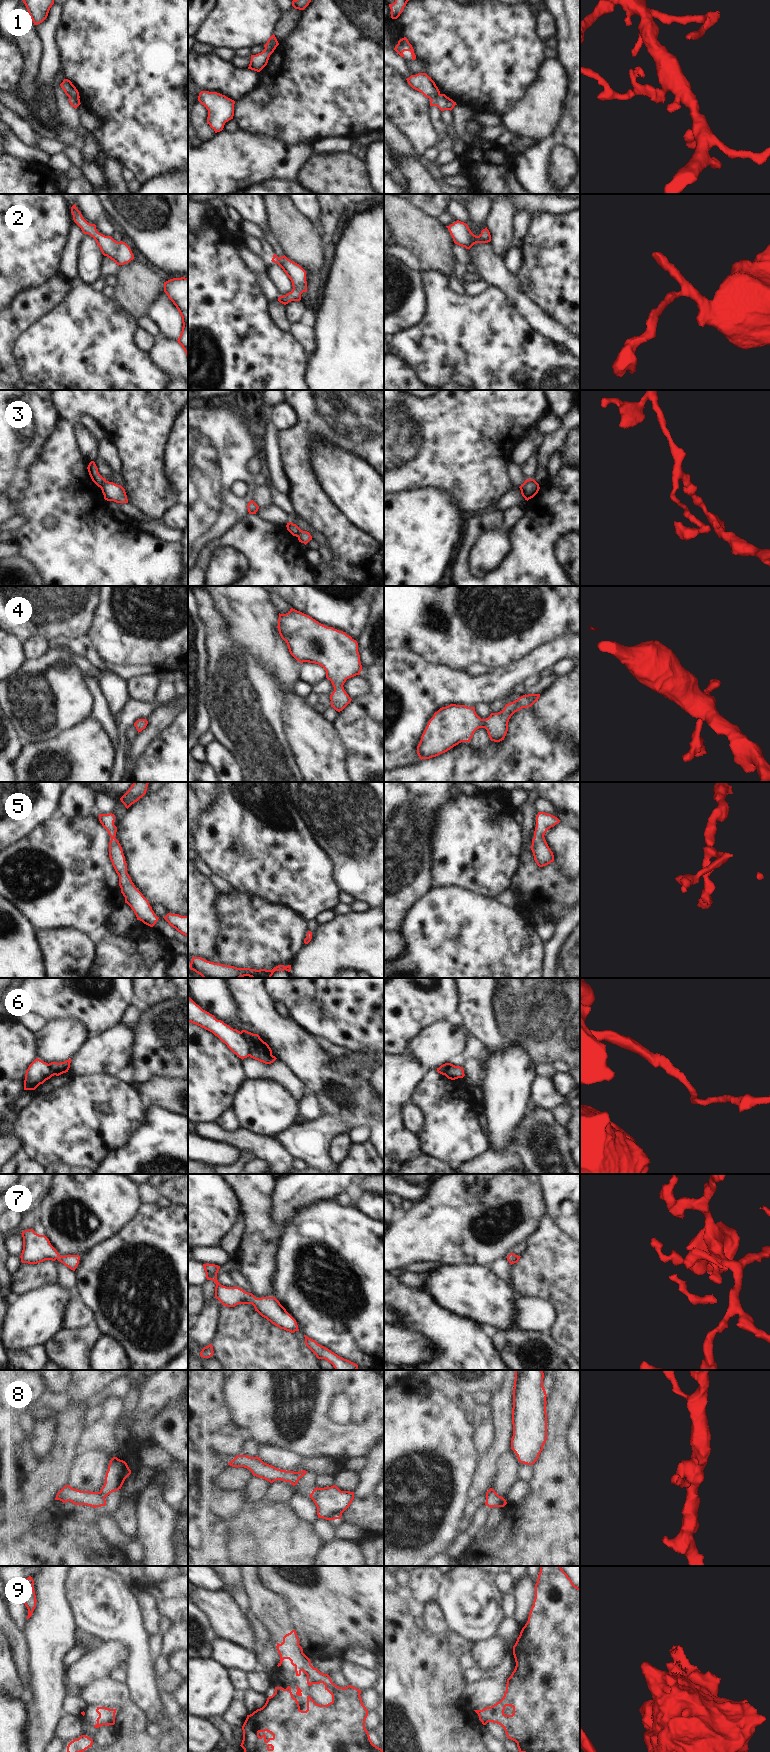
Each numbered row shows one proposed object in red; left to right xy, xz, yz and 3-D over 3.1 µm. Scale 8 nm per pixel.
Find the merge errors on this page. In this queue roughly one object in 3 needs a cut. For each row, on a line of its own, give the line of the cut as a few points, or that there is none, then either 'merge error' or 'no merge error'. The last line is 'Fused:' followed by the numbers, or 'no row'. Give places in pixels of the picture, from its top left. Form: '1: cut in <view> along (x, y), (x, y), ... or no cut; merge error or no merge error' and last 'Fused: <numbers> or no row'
1: cut in xy along (69, 97), (78, 99); merge error
2: no cut; no merge error
3: cut in xy along (105, 480), (100, 487); merge error
4: no cut; no merge error
5: no cut; no merge error
6: cut in xz along (240, 1032), (247, 1043), (249, 1055); merge error
7: no cut; no merge error
8: cut in xy along (99, 1492), (104, 1497); merge error
9: no cut; no merge error
Fused: 1, 3, 6, 8

